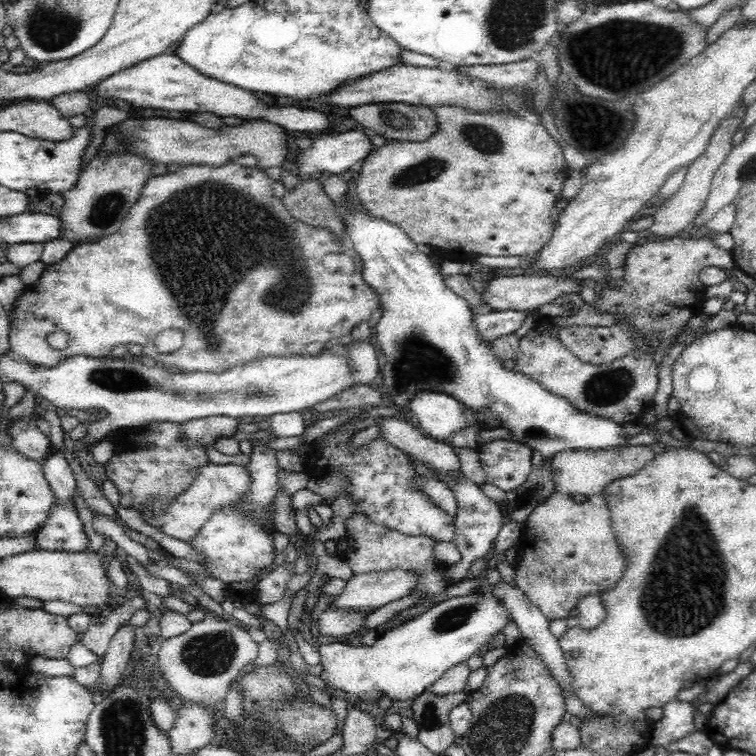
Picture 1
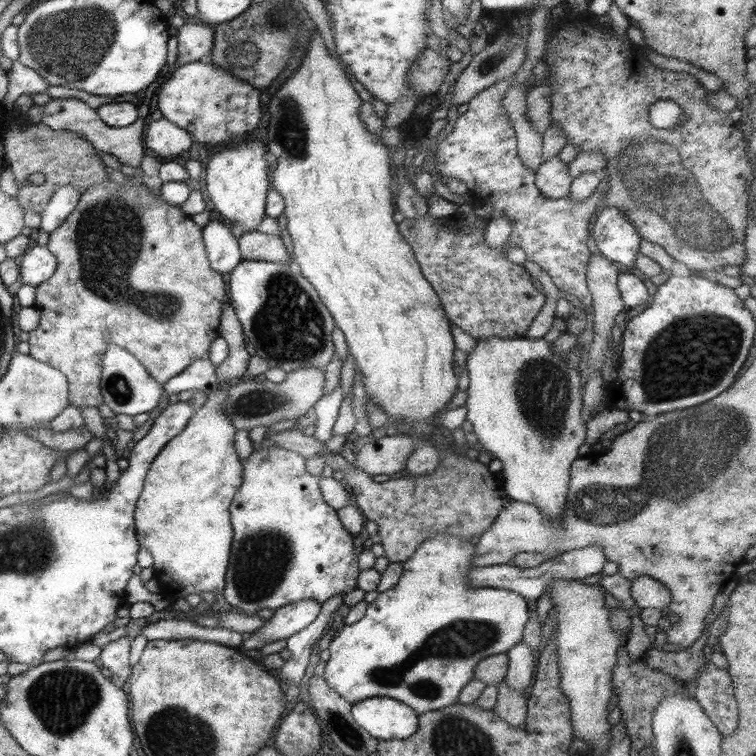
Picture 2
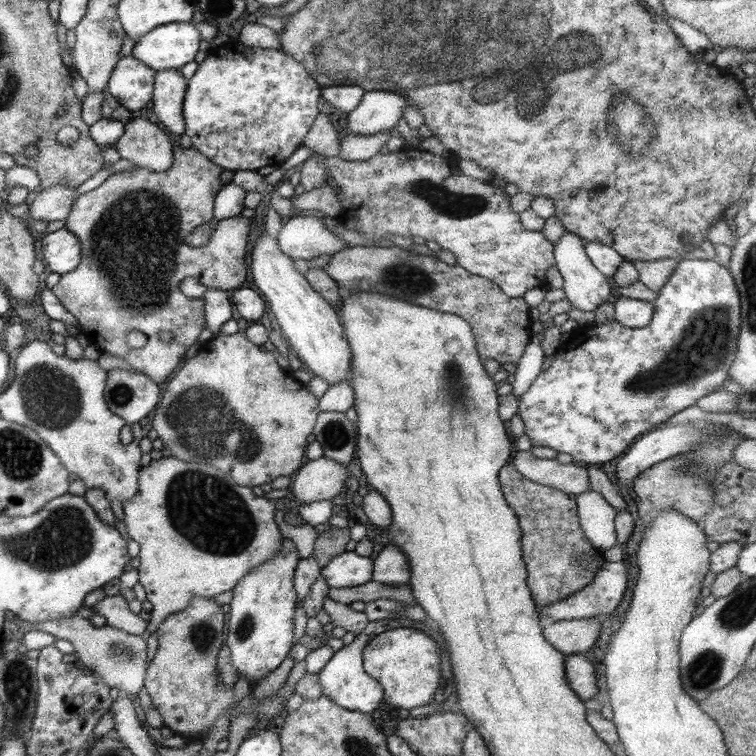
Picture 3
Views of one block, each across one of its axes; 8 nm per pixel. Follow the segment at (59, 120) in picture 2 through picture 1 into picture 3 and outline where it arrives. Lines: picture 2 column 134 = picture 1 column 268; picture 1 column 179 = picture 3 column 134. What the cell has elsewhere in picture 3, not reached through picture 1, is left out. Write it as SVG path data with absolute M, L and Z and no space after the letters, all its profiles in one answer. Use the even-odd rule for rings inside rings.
M135 118L124 124L115 149L121 159L151 172L163 172L171 166L171 140L147 119Z

